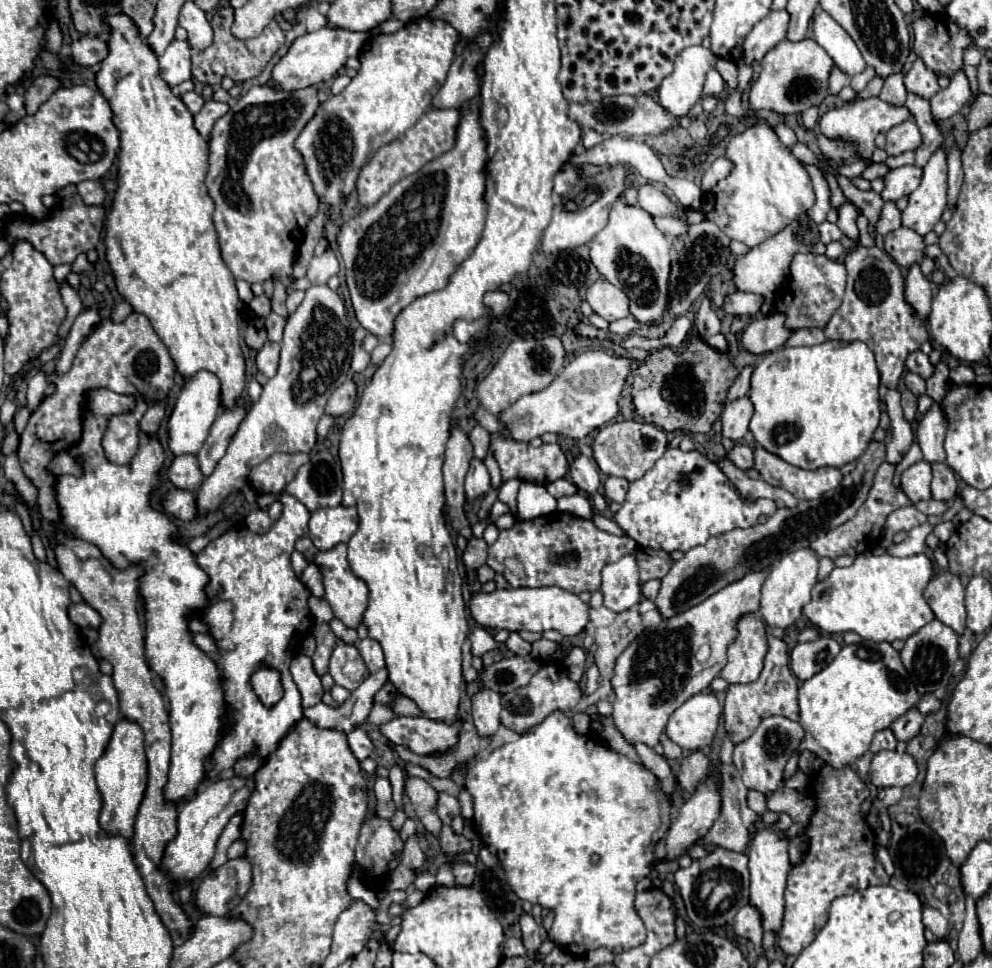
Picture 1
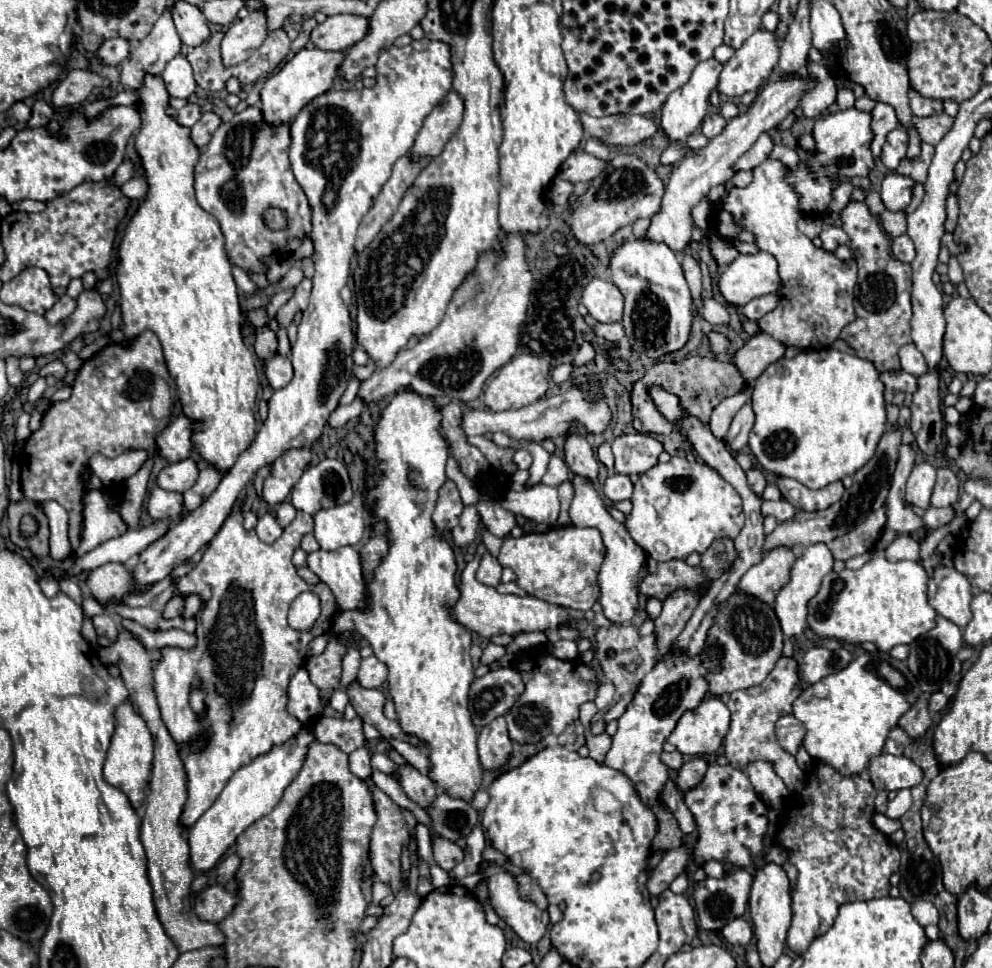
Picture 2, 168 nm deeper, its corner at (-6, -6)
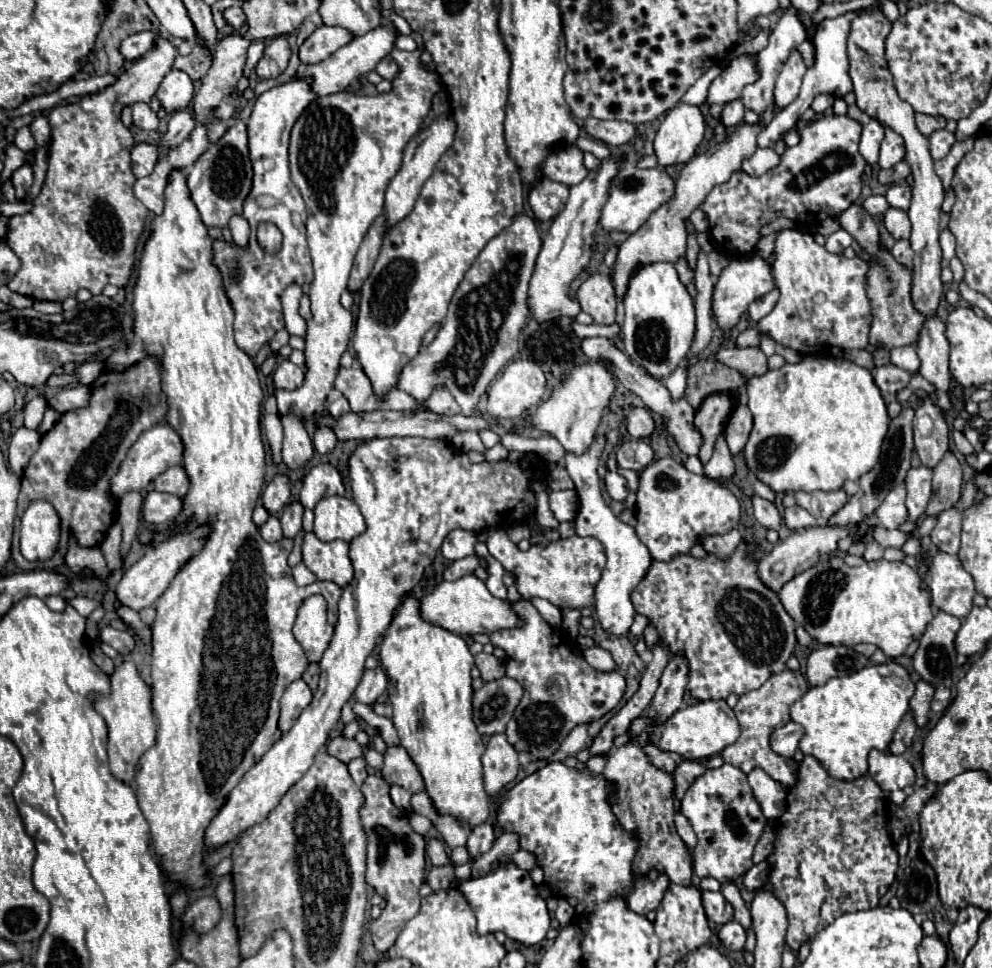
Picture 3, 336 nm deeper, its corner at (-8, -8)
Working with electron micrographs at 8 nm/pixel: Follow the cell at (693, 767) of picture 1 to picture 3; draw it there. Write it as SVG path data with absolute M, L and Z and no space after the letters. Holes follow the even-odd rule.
M684 760L684 762L680 762L680 764L676 766L676 770L672 772L674 784L676 784L676 788L674 788L676 798L682 800L682 796L684 796L686 790L688 790L688 786L690 786L698 776L702 776L704 772L706 772L706 768L704 768L702 764L698 764L698 762L694 762L694 760Z

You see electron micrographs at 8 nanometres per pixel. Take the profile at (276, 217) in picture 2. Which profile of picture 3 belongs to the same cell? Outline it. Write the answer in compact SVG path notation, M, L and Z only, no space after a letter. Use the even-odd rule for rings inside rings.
M296 78L258 96L248 120L248 150L254 178L242 212L242 216L250 222L250 240L246 248L240 248L226 240L214 240L212 244L212 264L222 274L226 298L236 312L236 344L240 350L250 354L250 358L254 358L260 348L268 344L278 330L284 328L280 306L282 292L290 284L310 284L314 280L312 260L306 244L306 204L300 190L292 184L288 168L290 130L302 110L316 98L310 90L310 82L312 78ZM260 222L276 224L284 234L282 250L278 254L268 254L258 248L256 226Z

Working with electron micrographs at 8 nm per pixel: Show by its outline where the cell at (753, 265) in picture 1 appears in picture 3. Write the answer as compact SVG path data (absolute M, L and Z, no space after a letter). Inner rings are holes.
M748 254L746 258L736 258L728 264L728 268L722 270L718 276L718 282L714 284L714 296L712 296L712 314L716 318L716 324L720 330L728 332L732 330L740 316L748 310L748 304L754 302L756 298L764 296L774 288L774 278L772 278L772 268L760 258L758 254Z

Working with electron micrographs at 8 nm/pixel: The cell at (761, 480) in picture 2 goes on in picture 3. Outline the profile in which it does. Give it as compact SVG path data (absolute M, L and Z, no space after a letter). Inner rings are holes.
M754 496L752 498L752 504L754 504L754 516L756 516L756 520L764 526L764 528L772 528L772 530L780 530L780 524L782 524L782 516L780 516L780 512L778 512L778 508L772 504L772 502L768 502L768 500L764 500L764 498L760 498L760 496Z

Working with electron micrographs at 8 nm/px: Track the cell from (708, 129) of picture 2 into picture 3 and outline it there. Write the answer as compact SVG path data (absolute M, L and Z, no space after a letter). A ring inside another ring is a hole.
M736 98L734 102L728 102L728 104L724 106L724 112L722 112L722 124L724 124L726 128L738 126L738 124L742 122L742 118L744 118L744 104L742 104L740 98Z

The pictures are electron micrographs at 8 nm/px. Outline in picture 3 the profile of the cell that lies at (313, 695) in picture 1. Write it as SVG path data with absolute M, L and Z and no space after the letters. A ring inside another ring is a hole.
M304 680L292 682L286 688L286 692L284 692L282 700L280 700L280 722L278 722L278 728L282 732L288 732L294 726L294 722L298 720L300 712L310 704L310 700L312 700L312 690L306 686L306 682Z

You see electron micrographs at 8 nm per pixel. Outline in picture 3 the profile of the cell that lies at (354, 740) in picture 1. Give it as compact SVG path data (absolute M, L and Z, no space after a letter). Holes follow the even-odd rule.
M360 756L360 758L354 758L350 764L348 764L348 770L350 770L350 776L352 780L356 782L356 786L362 786L362 782L366 780L368 772L366 772L366 760Z

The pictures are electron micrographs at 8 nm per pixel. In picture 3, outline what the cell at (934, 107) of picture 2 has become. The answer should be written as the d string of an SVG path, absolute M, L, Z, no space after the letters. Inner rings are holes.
M916 114L916 126L924 136L930 136L934 130L946 128L946 120L942 116L926 116L926 114Z

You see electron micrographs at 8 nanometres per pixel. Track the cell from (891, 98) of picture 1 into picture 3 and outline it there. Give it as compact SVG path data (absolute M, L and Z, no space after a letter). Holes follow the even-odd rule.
M870 120L860 138L860 154L866 160L866 164L876 164L878 162L878 152L880 152L880 142L884 138L884 126L878 120Z

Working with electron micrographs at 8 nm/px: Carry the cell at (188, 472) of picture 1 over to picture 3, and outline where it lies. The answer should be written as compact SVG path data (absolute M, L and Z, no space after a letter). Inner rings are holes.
M172 466L154 480L154 490L174 494L178 498L186 496L188 486L190 486L190 482L188 482L188 476L186 476L182 466Z

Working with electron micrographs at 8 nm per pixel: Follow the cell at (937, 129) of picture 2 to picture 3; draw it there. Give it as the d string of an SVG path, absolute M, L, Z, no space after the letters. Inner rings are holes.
M938 130L928 140L930 140L930 154L932 154L932 158L940 160L940 158L944 158L950 152L952 144L956 142L956 136L952 132L948 132L948 130Z

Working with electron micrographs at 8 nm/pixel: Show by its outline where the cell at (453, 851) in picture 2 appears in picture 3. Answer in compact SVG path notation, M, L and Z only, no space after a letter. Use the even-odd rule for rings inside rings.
M434 866L426 876L426 884L432 890L446 890L452 882L452 876L454 876L454 866Z

